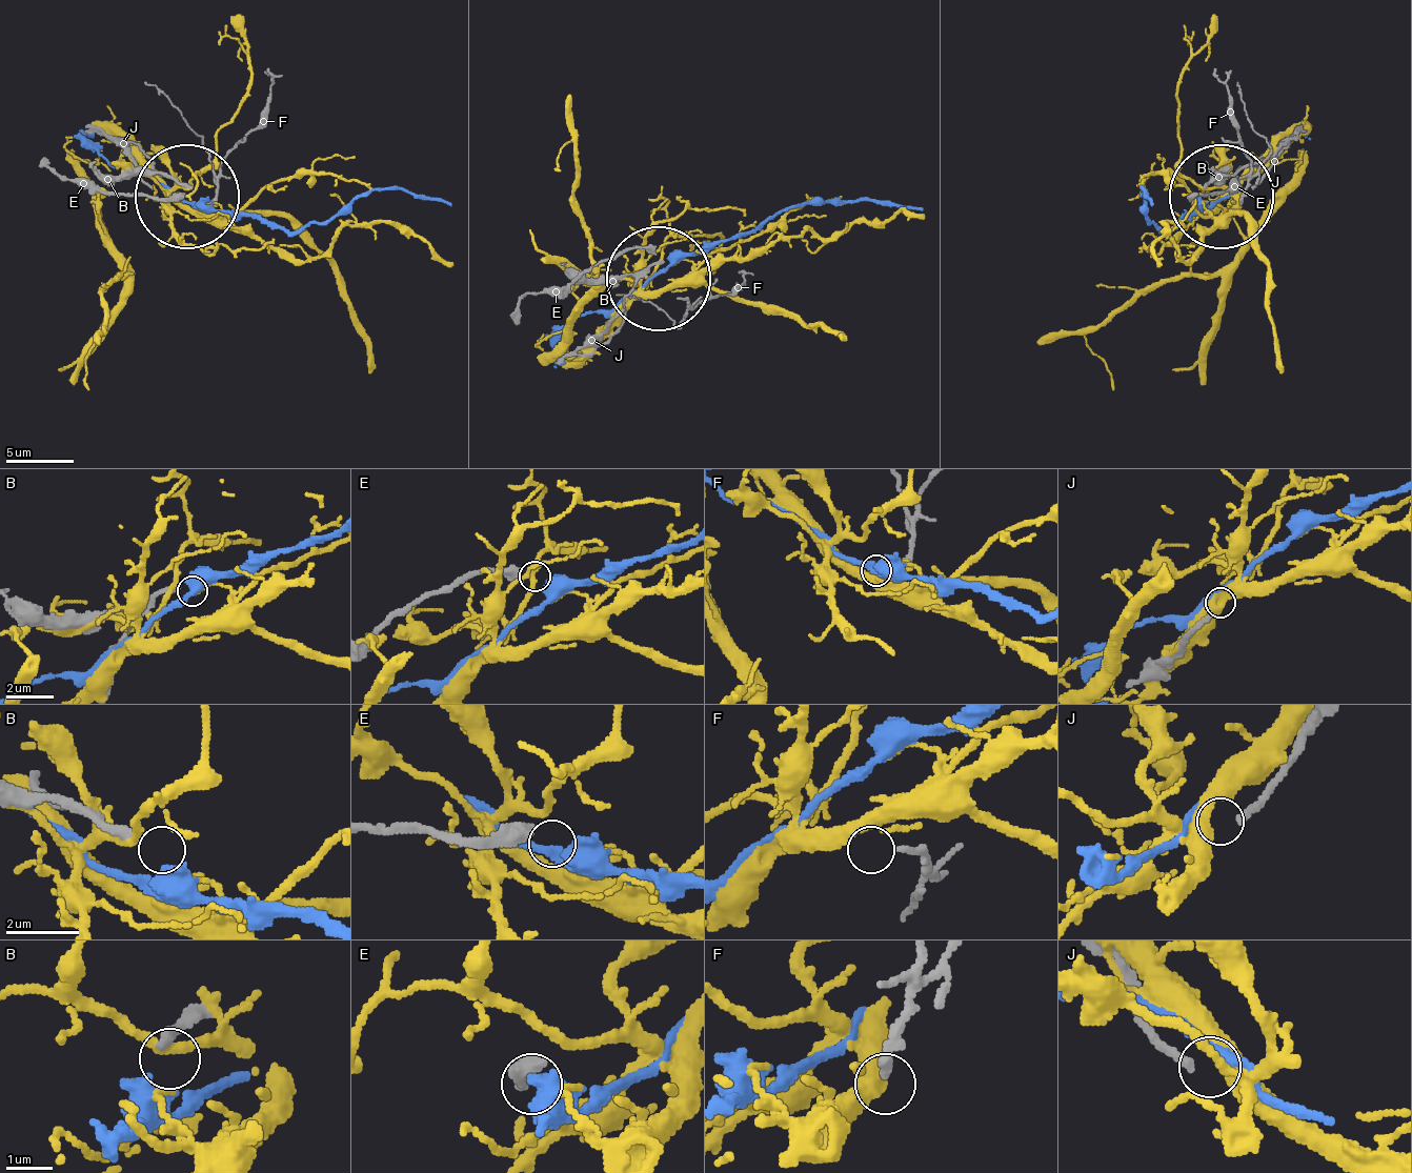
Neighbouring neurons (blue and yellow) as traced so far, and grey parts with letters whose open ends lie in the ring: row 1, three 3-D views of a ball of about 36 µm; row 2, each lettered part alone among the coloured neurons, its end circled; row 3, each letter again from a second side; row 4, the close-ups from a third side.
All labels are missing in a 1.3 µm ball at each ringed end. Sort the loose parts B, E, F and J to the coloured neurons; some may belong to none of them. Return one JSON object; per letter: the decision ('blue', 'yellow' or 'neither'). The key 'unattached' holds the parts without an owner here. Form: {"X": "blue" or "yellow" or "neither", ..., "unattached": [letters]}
{"B": "neither", "E": "blue", "F": "yellow", "J": "neither", "unattached": ["B", "J"]}

